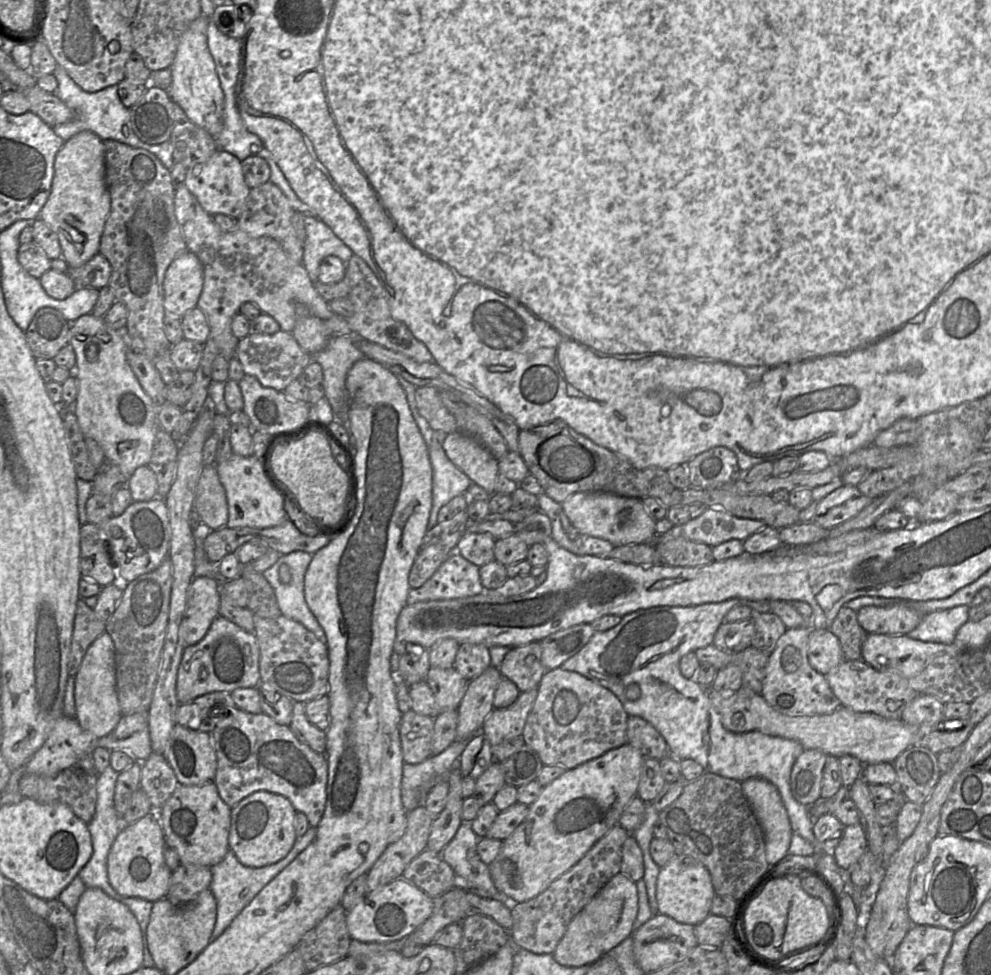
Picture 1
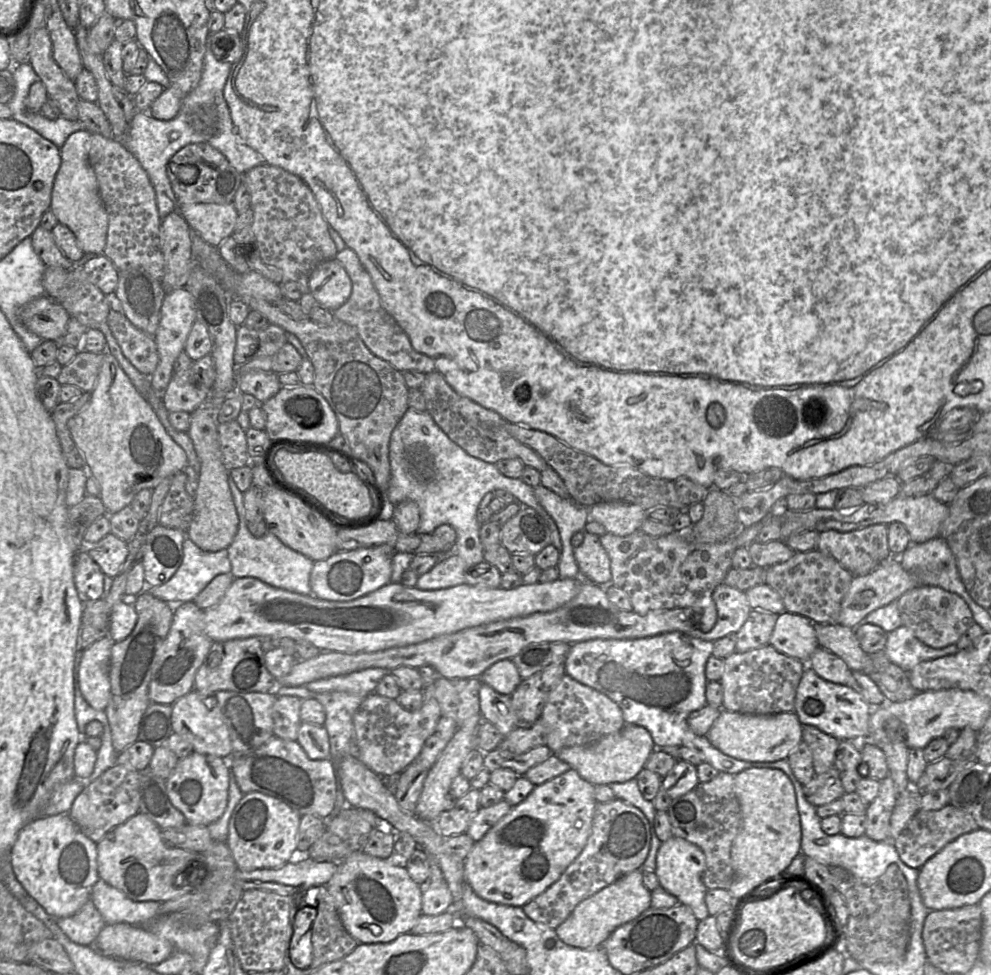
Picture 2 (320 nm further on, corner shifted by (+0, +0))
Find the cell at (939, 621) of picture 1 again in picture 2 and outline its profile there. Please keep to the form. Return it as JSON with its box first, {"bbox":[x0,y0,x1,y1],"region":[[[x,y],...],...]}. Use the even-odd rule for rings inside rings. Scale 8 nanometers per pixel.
{"bbox":[884,626,959,671],"region":[[[901,626],[888,633],[888,640],[884,648],[887,658],[905,671],[910,671],[917,664],[954,655],[959,652],[956,644],[945,648],[935,649],[922,643],[907,626]]]}

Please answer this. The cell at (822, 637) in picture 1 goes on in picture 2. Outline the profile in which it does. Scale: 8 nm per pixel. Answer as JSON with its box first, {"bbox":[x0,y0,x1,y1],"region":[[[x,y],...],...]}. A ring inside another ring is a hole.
{"bbox":[769,610,819,662],"region":[[[785,610],[777,616],[769,644],[787,656],[807,662],[819,647],[815,624]]]}

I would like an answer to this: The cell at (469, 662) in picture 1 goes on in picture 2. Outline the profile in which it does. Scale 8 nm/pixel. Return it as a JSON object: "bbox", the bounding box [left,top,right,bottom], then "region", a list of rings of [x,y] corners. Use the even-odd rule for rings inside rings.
{"bbox":[479,683,523,736],"region":[[[482,683],[479,701],[483,720],[493,724],[503,736],[523,724],[512,708],[509,695],[499,694],[490,686]]]}

